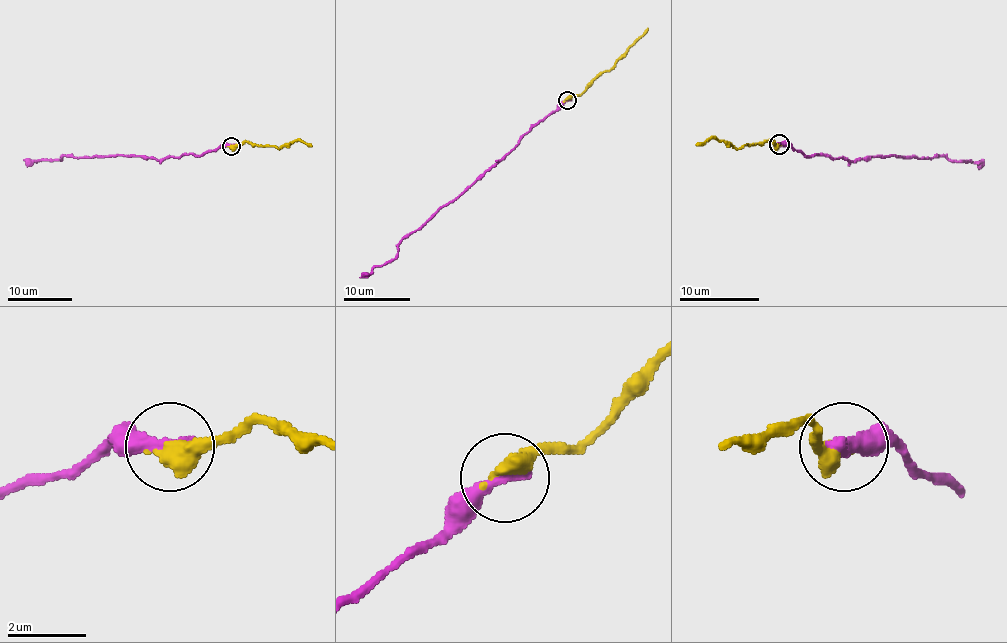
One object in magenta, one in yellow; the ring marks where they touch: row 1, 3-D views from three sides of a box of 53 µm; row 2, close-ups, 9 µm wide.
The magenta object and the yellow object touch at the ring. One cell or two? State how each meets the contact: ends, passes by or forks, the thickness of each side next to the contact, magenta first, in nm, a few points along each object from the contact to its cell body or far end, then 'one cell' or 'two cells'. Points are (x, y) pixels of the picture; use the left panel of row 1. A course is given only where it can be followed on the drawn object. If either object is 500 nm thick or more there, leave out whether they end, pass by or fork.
calibres 440 and 550 nm; course magenta (231, 146), (221, 146), (199, 155), (183, 153), (161, 159), (103, 155), (24, 159); course yellow (231, 146), (244, 141), (282, 148), (295, 140), (312, 146); one cell

